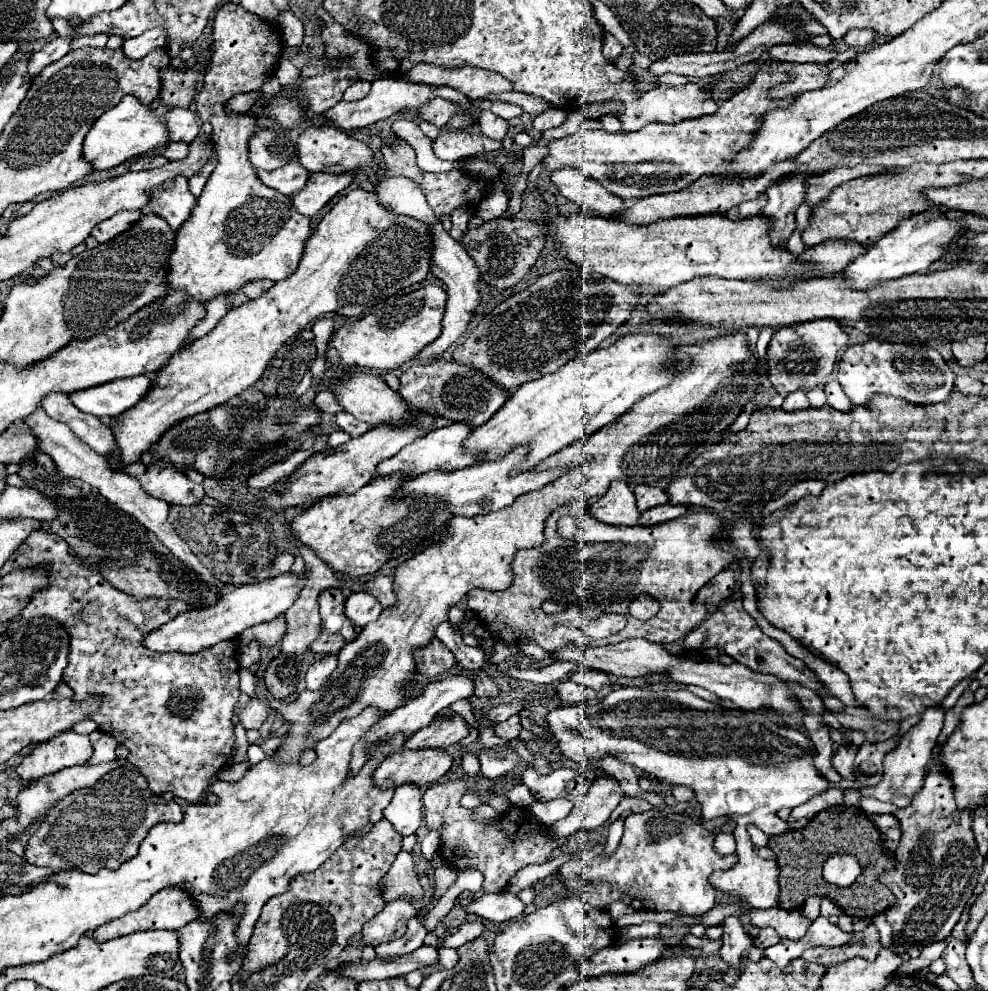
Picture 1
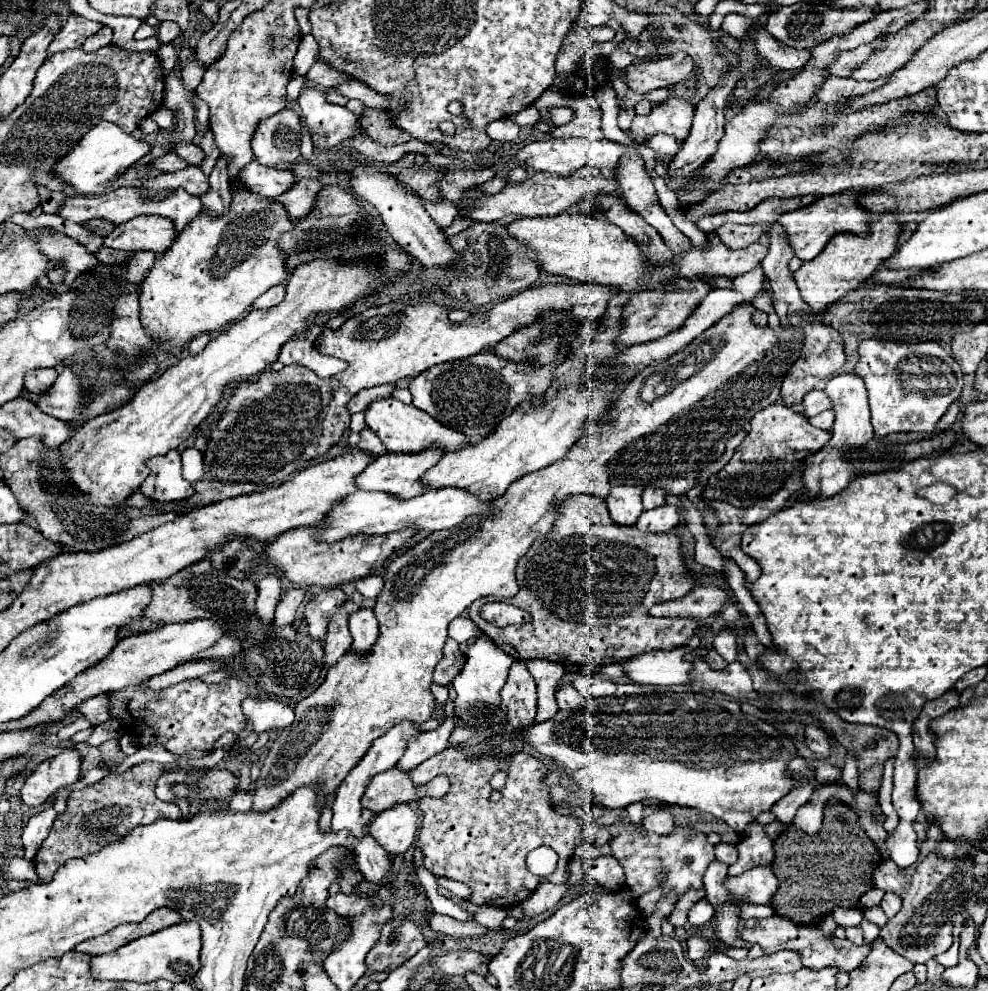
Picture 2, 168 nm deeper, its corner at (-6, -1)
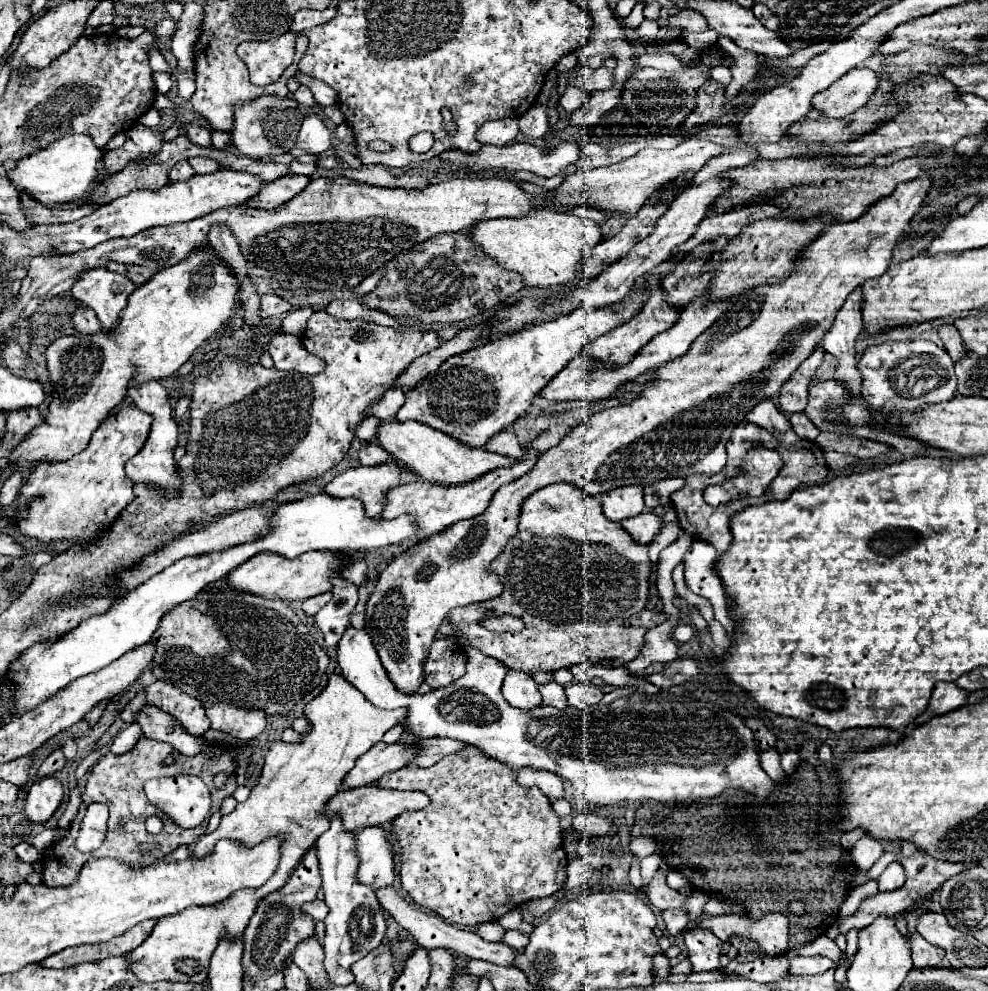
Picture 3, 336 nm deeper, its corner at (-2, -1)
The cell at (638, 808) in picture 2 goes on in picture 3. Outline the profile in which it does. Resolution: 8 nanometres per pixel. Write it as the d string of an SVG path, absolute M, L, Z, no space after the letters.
M630 837L629 850L639 858L652 855L655 851L654 840L646 837Z

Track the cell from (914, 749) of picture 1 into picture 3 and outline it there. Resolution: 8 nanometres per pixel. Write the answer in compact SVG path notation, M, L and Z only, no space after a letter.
M938 682L932 692L928 710L922 716L918 716L918 720L928 720L934 714L948 714L952 710L958 710L966 704L966 696L968 692L958 688L954 682Z

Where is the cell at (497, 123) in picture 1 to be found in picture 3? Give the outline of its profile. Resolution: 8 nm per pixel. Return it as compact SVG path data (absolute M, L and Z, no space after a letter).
M502 118L482 124L482 128L478 128L478 142L492 146L506 146L516 138L516 134L518 134L518 120Z

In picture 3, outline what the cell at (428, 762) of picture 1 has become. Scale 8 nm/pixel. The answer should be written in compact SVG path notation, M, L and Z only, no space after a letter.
M360 786L354 790L340 790L332 796L330 804L324 808L324 816L332 820L334 816L340 816L342 826L346 832L358 832L368 826L382 826L402 812L408 810L422 810L430 804L430 798L424 792L400 792L400 790L382 790L376 786Z

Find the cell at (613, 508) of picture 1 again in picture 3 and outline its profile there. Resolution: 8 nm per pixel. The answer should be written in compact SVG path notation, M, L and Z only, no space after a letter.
M622 486L602 494L602 512L608 520L620 522L644 512L642 486Z

